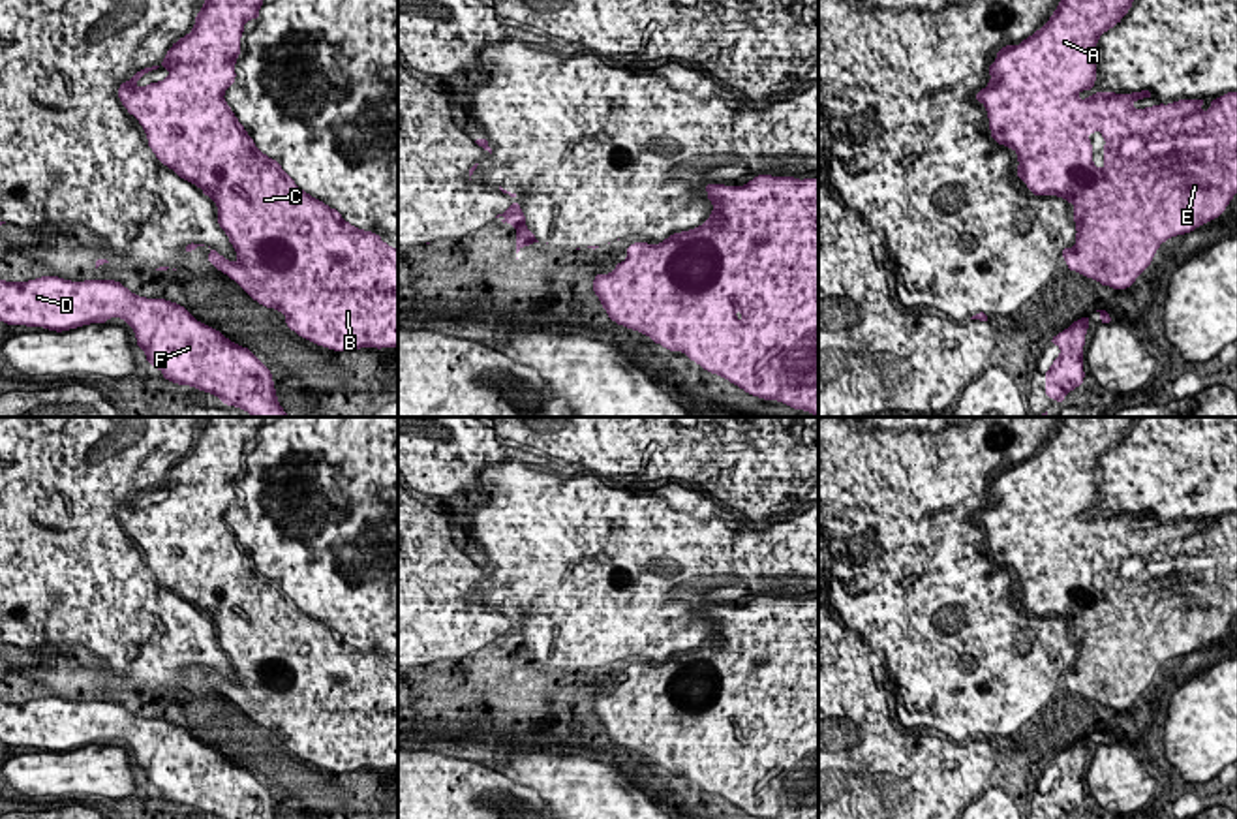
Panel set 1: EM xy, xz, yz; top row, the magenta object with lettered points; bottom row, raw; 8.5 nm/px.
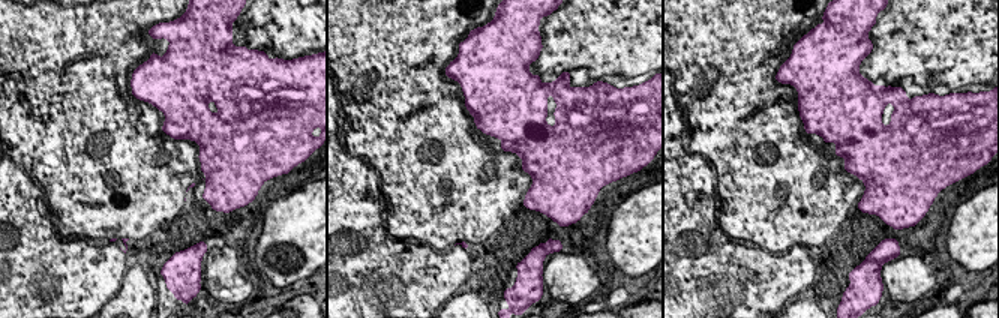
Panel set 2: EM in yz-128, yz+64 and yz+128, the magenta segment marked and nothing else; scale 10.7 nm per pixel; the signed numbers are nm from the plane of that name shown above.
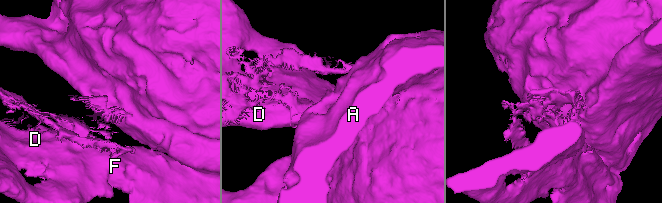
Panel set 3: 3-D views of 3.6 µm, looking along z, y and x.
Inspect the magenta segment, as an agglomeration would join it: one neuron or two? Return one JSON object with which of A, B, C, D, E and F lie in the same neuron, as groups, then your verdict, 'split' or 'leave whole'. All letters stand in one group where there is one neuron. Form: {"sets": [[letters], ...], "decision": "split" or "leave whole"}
{"sets": [["A", "B", "C", "E"], ["D", "F"]], "decision": "split"}

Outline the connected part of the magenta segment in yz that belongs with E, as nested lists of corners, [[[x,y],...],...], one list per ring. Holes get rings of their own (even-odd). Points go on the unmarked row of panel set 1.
[[[1062,417],[1049,441],[1021,466],[1006,466],[997,471],[989,487],[989,505],[976,513],[985,526],[989,550],[995,564],[1017,573],[1017,597],[1032,616],[1061,616],[1074,626],[1076,667],[1064,682],[1070,691],[1098,701],[1113,710],[1130,708],[1151,686],[1158,667],[1177,656],[1184,656],[1218,639],[1237,614],[1237,513],[1228,513],[1209,522],[1211,530],[1201,532],[1199,520],[1179,520],[1169,526],[1134,530],[1141,518],[1153,513],[1132,515],[1096,513],[1079,520],[1081,511],[1091,511],[1096,502],[1094,471],[1098,458],[1113,449],[1132,428],[1136,417]],[[1100,552],[1106,560],[1104,582],[1098,590],[1092,584],[1089,554]]]

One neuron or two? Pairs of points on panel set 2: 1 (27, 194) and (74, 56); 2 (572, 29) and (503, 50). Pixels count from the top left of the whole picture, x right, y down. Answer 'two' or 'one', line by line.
1: two
2: one

